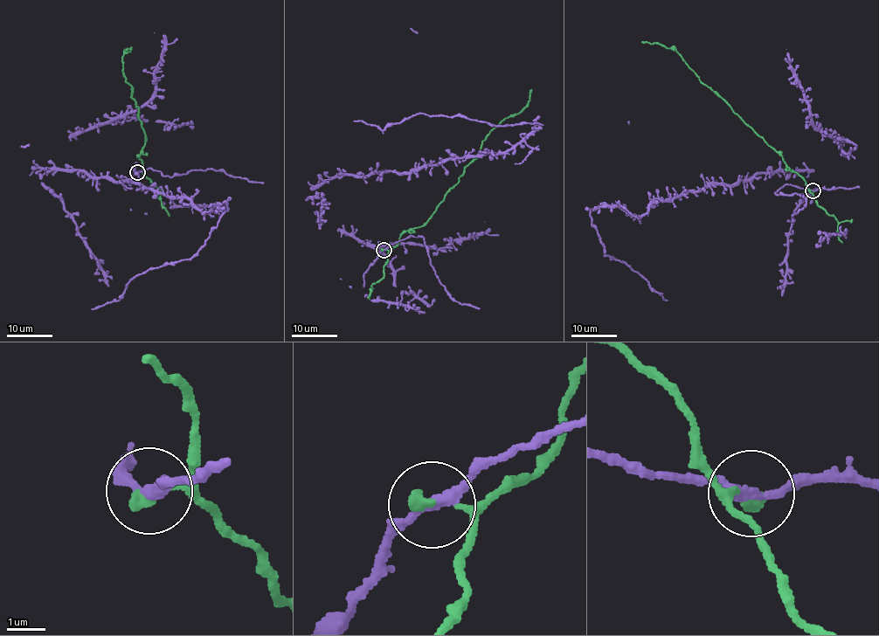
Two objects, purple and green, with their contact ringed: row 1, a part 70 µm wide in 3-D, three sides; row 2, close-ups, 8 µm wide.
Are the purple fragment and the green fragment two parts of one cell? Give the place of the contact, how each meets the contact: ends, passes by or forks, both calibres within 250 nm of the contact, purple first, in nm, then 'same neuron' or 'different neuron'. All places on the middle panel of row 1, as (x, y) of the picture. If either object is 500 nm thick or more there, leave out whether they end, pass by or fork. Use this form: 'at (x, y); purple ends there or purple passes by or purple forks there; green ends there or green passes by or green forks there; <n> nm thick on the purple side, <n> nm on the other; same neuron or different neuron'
at (384, 250); purple passes by; green ends there; 260 nm thick on the purple side, 280 nm on the other; different neuron

